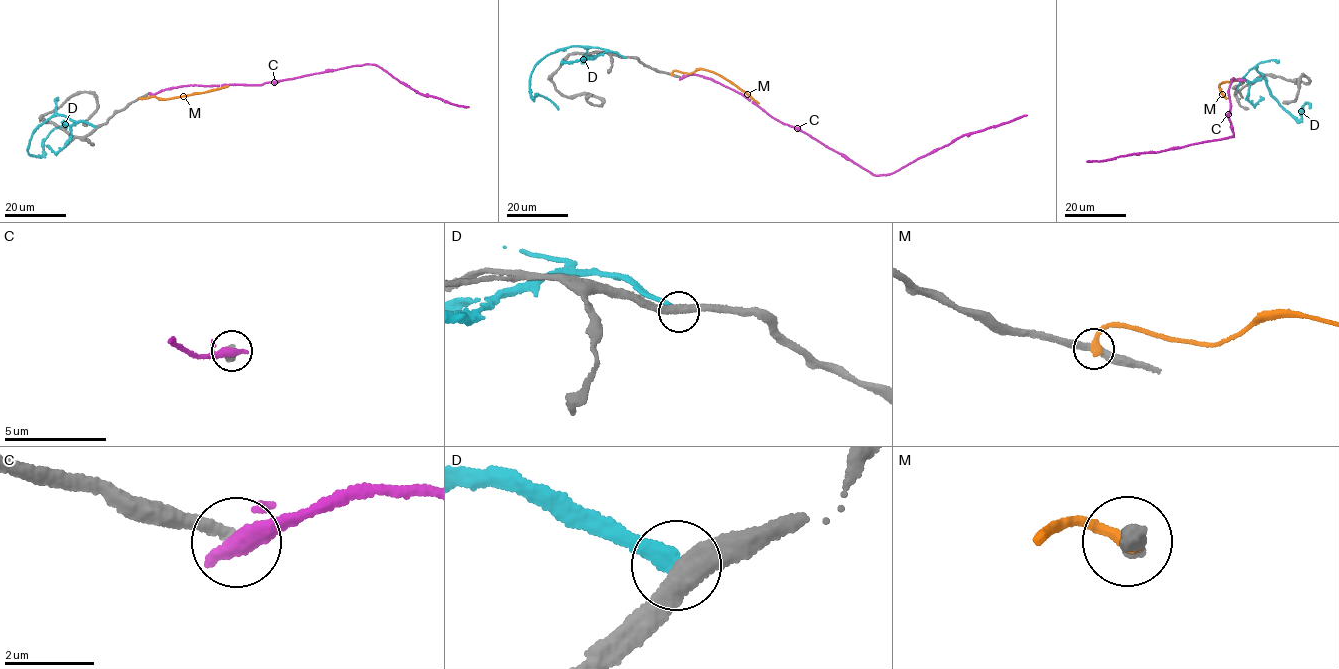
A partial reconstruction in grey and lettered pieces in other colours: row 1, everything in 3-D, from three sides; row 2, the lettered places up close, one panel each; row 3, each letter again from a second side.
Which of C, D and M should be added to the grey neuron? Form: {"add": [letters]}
{"add": []}

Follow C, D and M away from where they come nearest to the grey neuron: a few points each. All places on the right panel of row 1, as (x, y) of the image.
C: (1242, 80), (1233, 78), (1227, 91), (1230, 103), (1227, 114), (1233, 136), (1159, 152), (1087, 161)
D: (1237, 89), (1241, 80), (1255, 66), (1270, 94), (1292, 115), (1299, 120), (1304, 104), (1307, 102), (1310, 108)
M: (1241, 80), (1222, 82), (1218, 85), (1226, 98)

